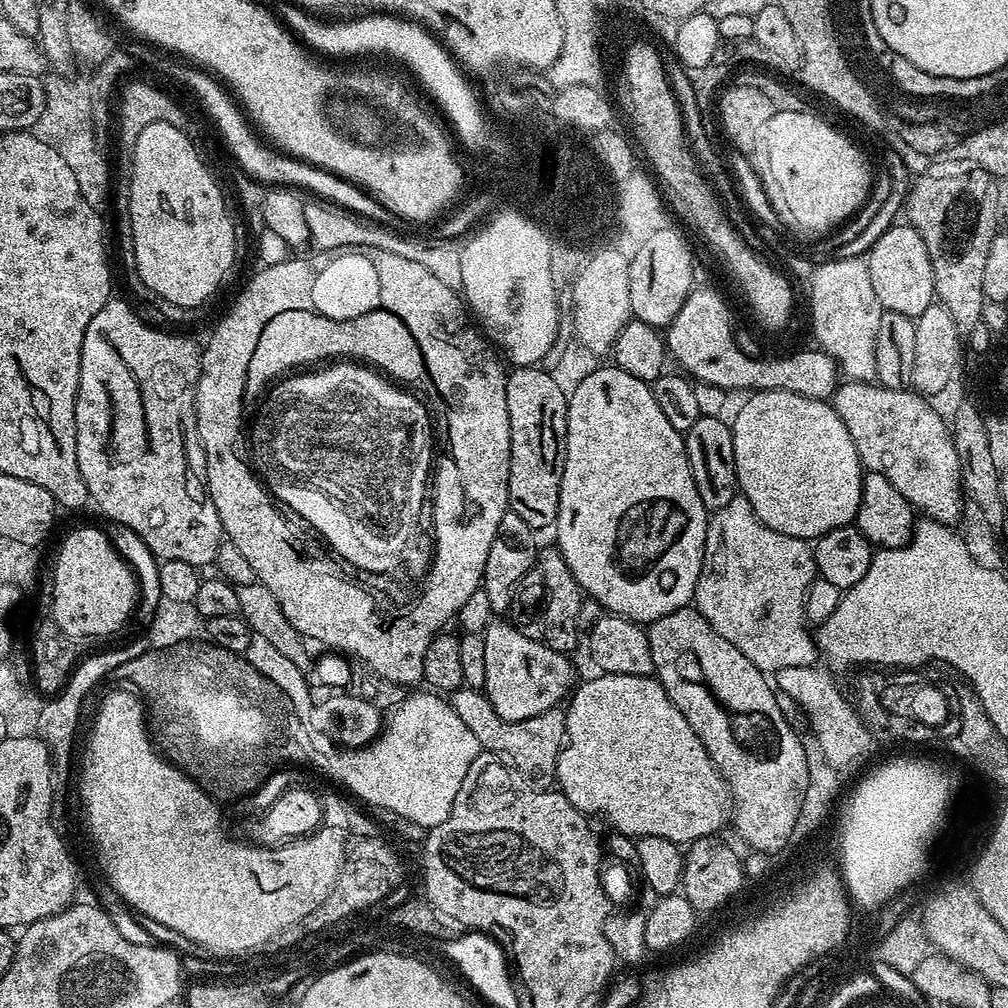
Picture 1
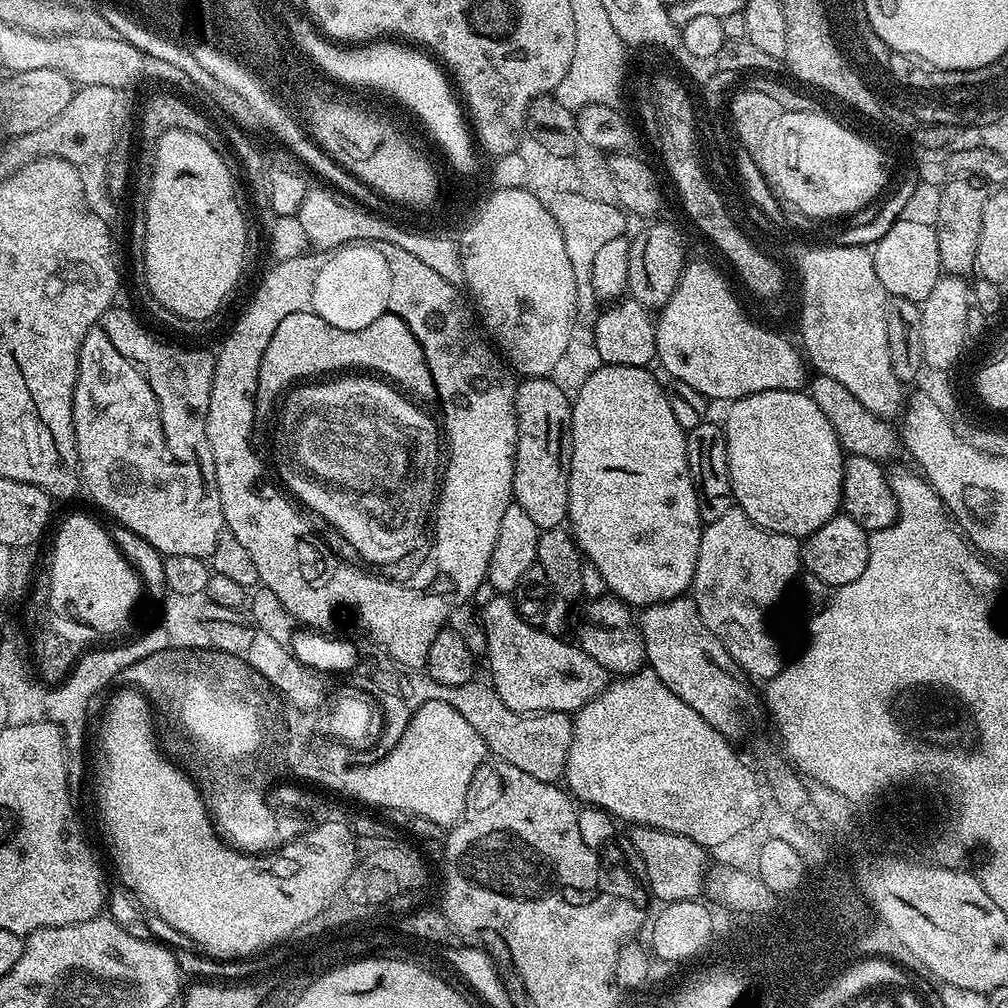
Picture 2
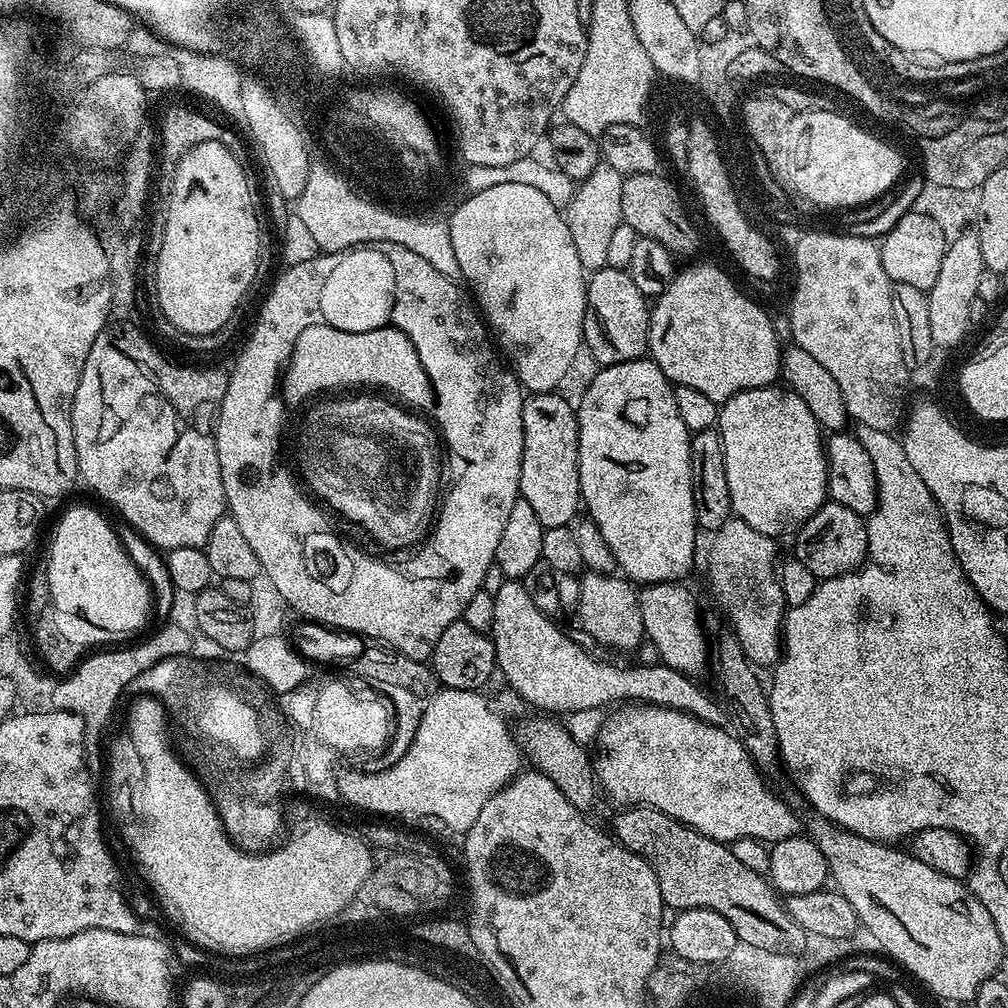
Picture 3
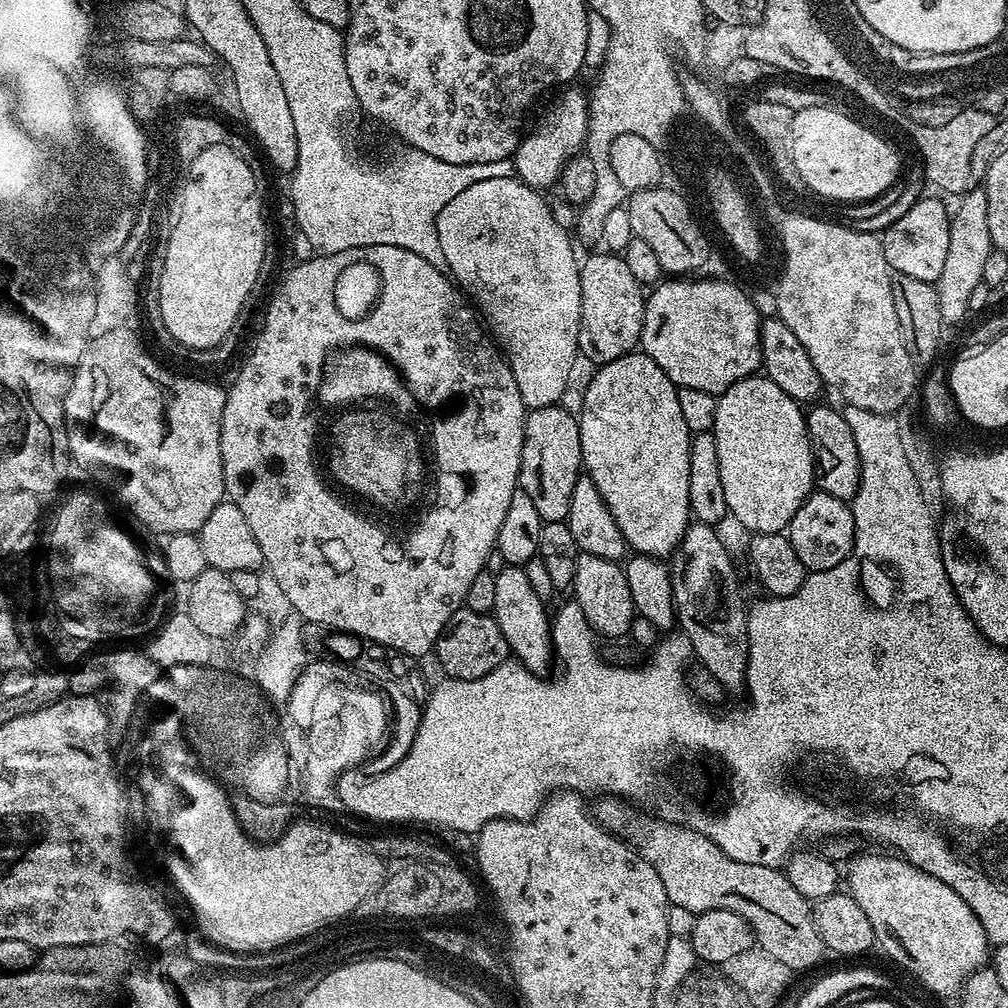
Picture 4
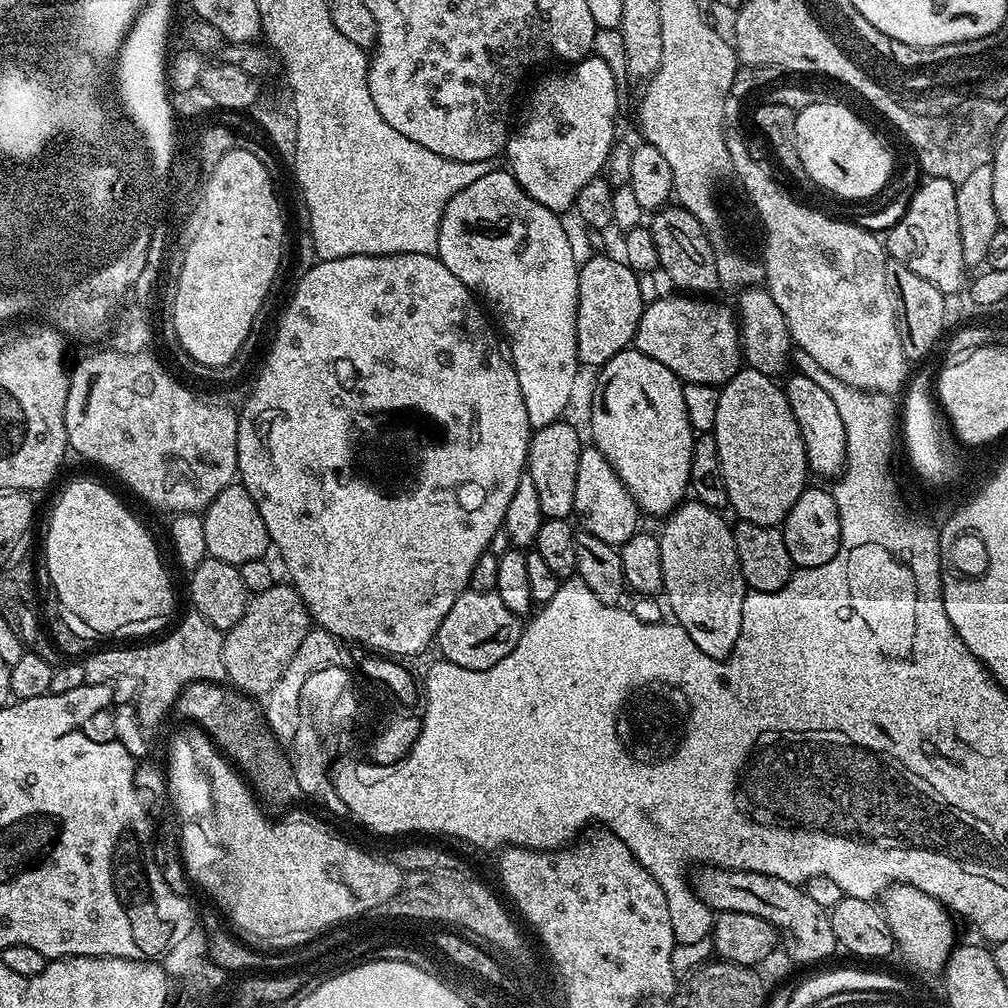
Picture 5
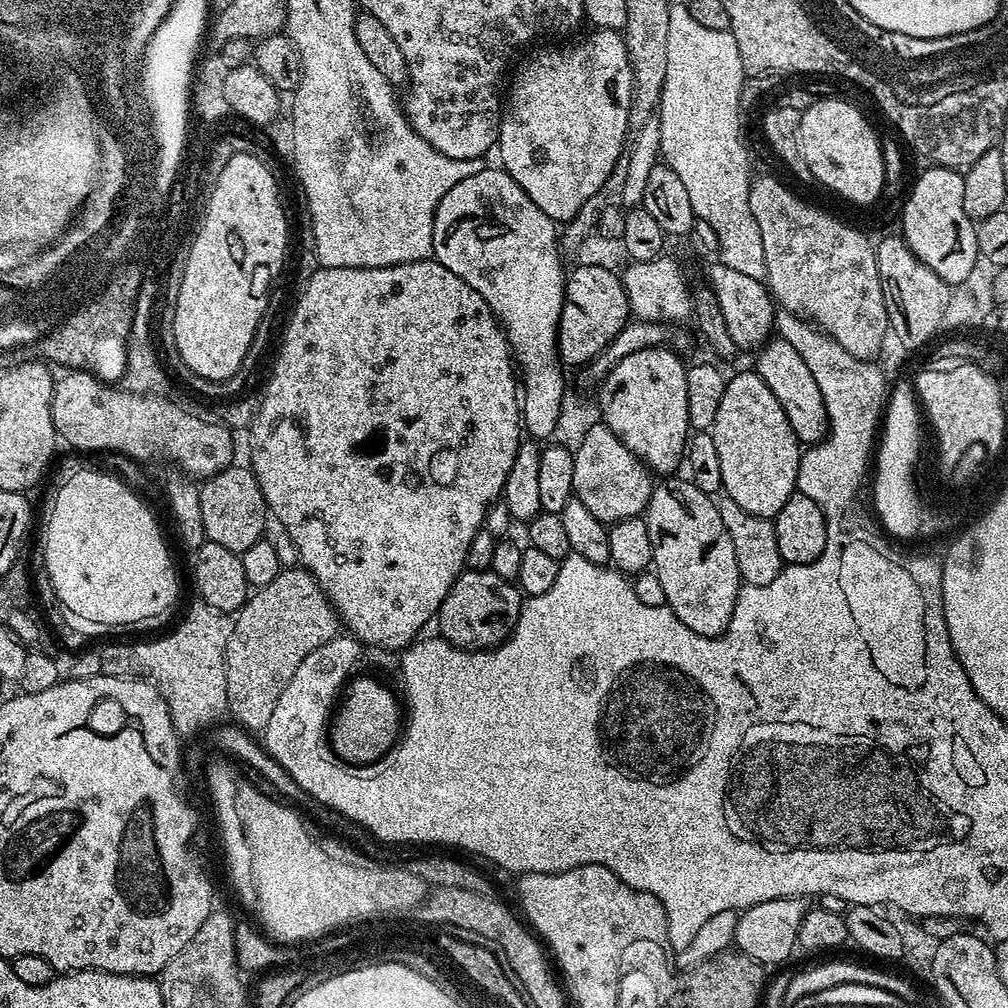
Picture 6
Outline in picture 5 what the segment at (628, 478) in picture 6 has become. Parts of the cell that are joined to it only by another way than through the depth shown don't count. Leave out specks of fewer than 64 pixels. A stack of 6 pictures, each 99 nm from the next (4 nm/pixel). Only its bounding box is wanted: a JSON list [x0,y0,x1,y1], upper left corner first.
[573,446,640,548]

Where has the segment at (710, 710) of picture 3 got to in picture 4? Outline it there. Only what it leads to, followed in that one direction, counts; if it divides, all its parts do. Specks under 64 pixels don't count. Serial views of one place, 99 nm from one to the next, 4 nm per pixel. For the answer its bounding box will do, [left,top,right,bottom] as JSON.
[494,566,554,674]

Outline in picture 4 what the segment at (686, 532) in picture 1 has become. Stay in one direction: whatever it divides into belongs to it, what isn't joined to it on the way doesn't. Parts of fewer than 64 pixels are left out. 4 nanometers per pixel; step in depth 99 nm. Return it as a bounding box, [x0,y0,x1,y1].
[578,350,693,558]

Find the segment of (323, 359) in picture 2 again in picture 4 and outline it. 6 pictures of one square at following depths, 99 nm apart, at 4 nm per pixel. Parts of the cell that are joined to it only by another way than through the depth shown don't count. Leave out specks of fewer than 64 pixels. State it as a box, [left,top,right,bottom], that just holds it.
[316,346,418,414]

